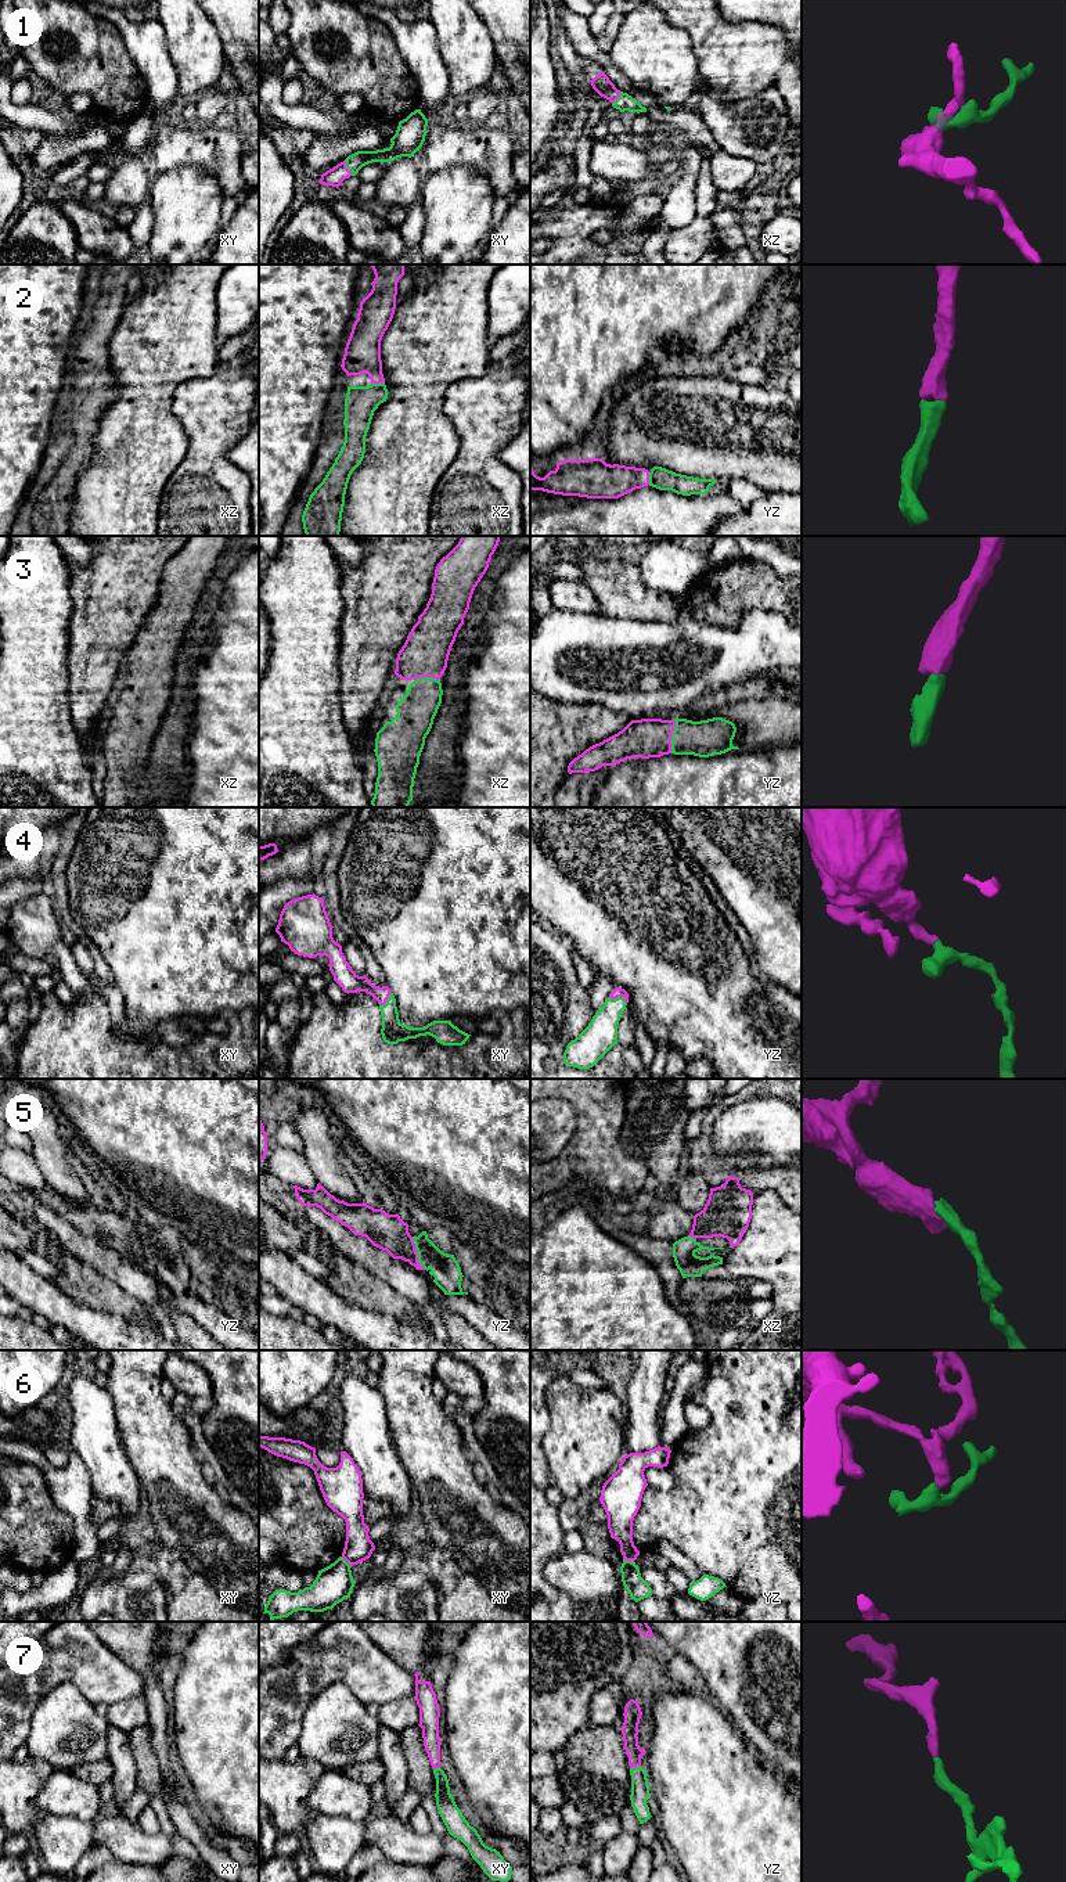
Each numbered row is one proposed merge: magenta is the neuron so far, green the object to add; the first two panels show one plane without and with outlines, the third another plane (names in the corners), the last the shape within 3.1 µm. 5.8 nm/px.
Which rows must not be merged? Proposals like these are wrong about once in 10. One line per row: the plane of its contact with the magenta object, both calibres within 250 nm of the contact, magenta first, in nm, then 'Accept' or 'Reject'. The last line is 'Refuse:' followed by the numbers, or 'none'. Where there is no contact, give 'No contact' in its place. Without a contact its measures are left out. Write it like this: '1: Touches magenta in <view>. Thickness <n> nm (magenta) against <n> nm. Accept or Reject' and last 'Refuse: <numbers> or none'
1: Touches magenta in xy. Thickness 100 nm (magenta) against 100 nm. Accept
2: Touches magenta in xz. Thickness 200 nm (magenta) against 190 nm. Accept
3: Touches magenta in yz. Thickness 220 nm (magenta) against 220 nm. Accept
4: Touches magenta in yz. Thickness 60 nm (magenta) against 190 nm. Accept
5: Touches magenta in yz. Thickness 220 nm (magenta) against 160 nm. Accept
6: Touches magenta in yz. Thickness 150 nm (magenta) against 120 nm. Reject
7: Touches magenta in yz. Thickness 100 nm (magenta) against 110 nm. Accept
Refuse: 6

